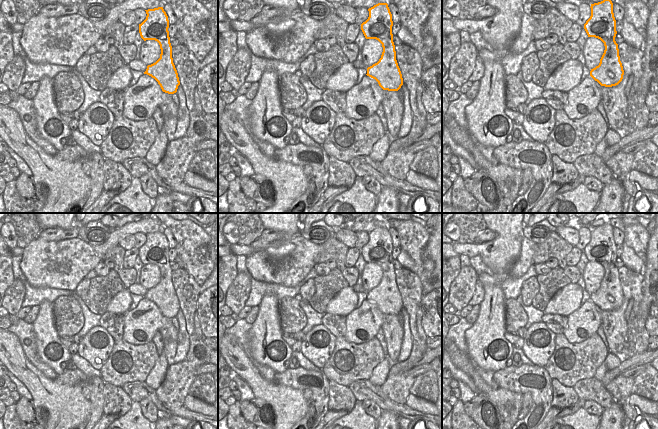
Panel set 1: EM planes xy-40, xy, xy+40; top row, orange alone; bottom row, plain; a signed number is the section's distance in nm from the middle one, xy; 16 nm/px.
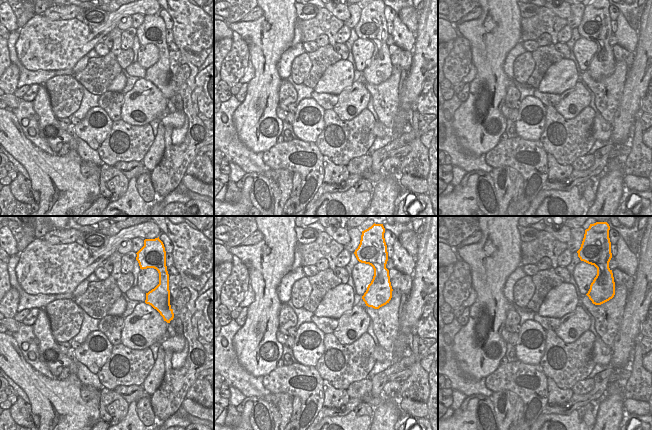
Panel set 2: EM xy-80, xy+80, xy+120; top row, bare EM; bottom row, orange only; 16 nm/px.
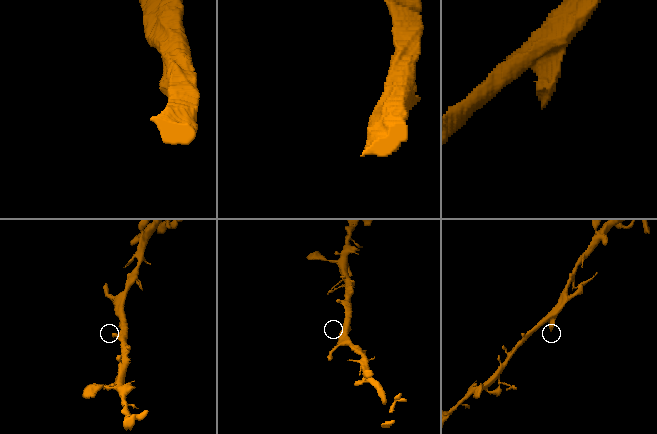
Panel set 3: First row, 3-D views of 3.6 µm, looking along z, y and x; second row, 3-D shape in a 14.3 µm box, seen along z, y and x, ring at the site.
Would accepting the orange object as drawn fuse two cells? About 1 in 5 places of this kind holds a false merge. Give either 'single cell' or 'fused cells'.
single cell

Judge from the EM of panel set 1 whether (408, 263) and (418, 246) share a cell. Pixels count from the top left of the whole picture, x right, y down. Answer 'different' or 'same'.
different

